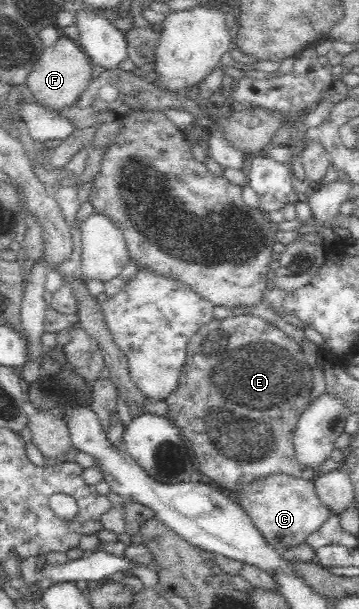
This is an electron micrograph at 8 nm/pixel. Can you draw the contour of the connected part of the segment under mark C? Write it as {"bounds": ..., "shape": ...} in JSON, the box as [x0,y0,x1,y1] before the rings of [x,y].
{"bounds":[228,473,332,550],"shape":[[[282,473],[250,483],[236,495],[228,495],[252,518],[254,526],[260,530],[268,545],[279,550],[304,544],[308,535],[321,529],[332,517],[330,508],[318,499],[313,480],[298,479]]]}

